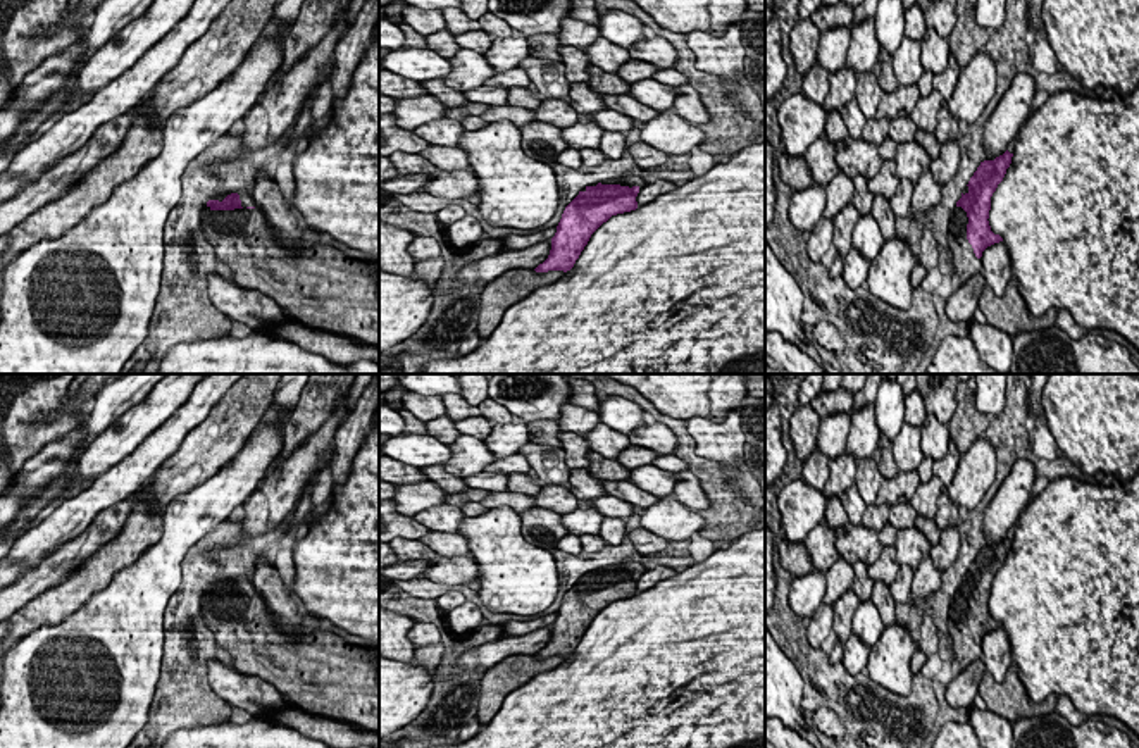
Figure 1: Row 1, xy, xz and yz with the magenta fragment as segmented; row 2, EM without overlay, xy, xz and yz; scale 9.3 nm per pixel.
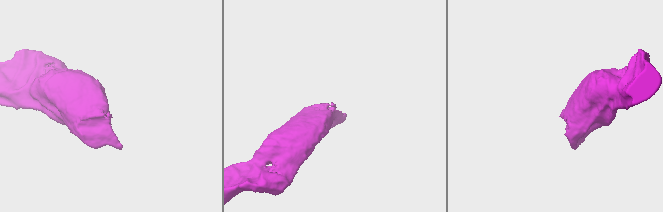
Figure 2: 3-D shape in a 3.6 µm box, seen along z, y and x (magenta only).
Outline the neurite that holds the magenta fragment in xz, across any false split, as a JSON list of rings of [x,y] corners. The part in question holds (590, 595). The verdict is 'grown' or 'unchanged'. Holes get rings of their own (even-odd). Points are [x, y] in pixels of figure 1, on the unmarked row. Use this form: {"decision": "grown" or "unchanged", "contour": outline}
{"decision": "grown", "contour": [[[639,562],[615,564],[610,570],[598,569],[565,593],[557,619],[551,624],[548,645],[536,658],[570,657],[588,631],[591,620],[612,602],[638,595],[636,583],[648,569]]]}

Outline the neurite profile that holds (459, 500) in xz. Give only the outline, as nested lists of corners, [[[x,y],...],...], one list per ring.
[[[467,489],[462,493],[446,493],[446,503],[455,507],[464,507],[465,503],[479,503],[486,496],[489,496],[489,491],[484,489]]]

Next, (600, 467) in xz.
[[[591,452],[588,460],[589,474],[600,481],[627,481],[631,476],[631,469],[626,469],[617,460],[605,458],[600,453]]]

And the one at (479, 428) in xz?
[[[482,415],[455,421],[455,427],[460,434],[469,434],[482,441],[489,436],[493,424],[493,421],[488,421]]]

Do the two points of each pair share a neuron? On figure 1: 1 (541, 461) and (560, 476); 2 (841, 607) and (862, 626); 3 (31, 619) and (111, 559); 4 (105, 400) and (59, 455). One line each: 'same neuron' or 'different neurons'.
1: same neuron
2: different neurons
3: same neuron
4: same neuron

